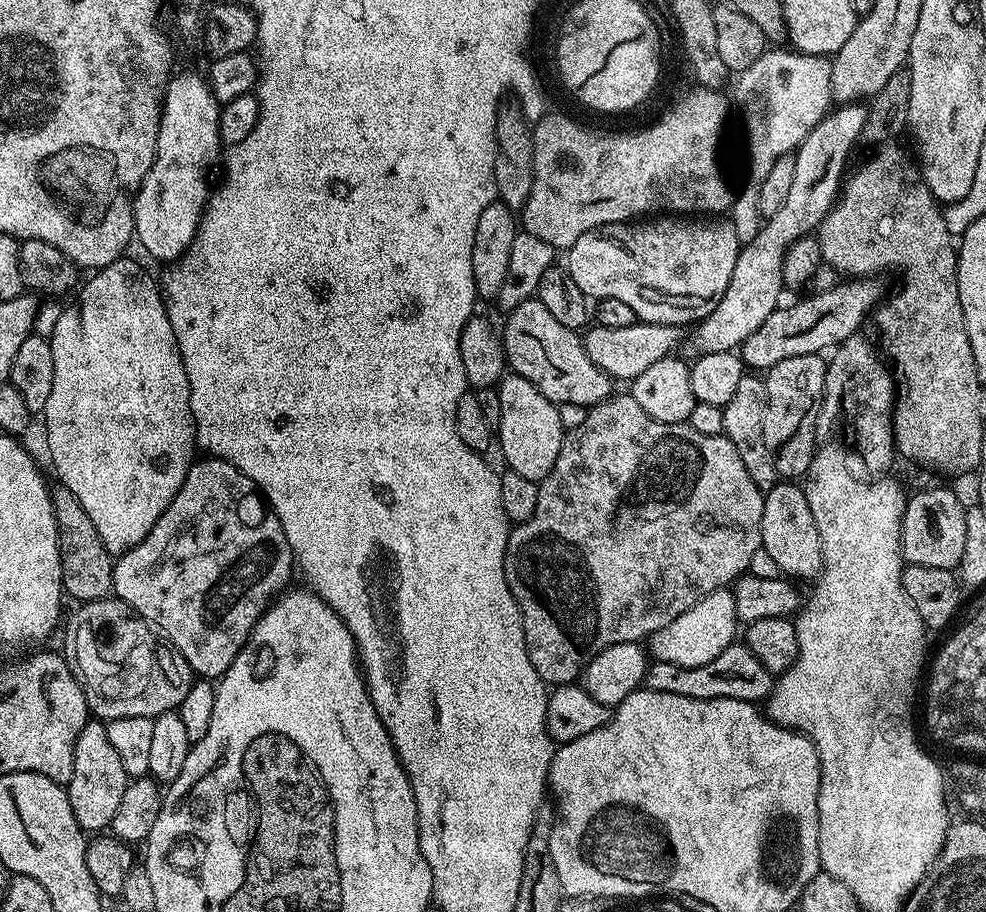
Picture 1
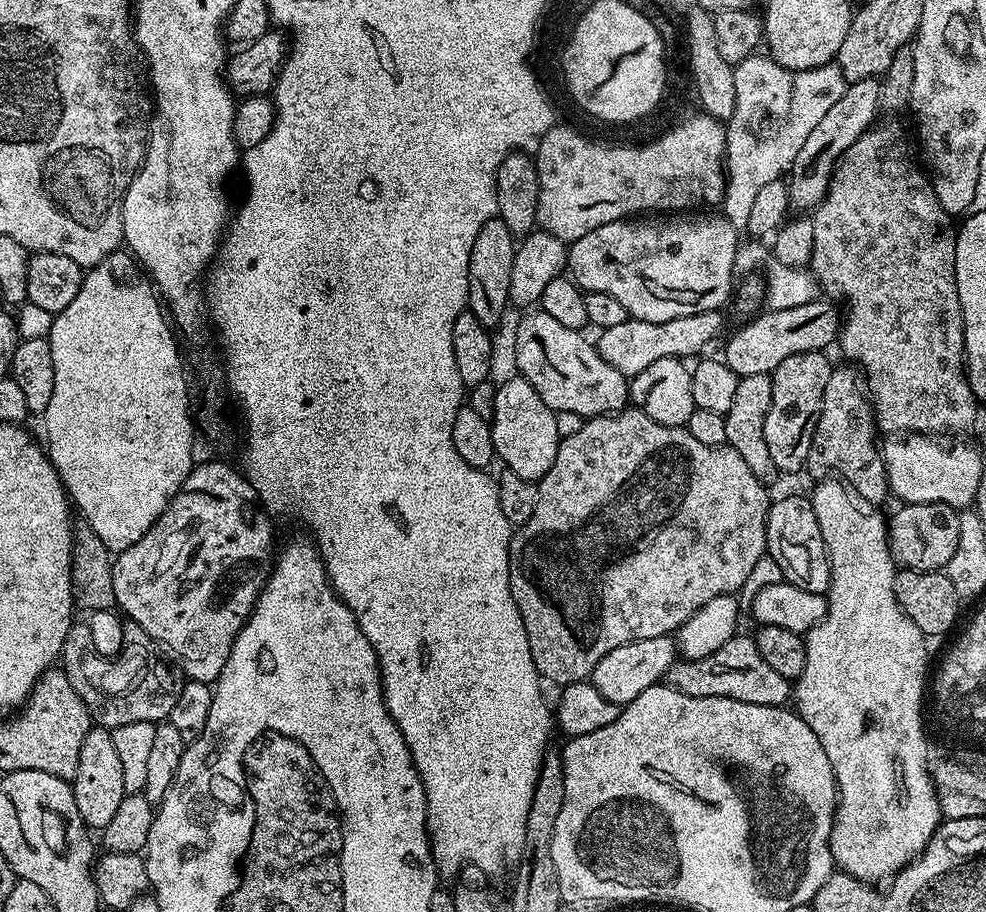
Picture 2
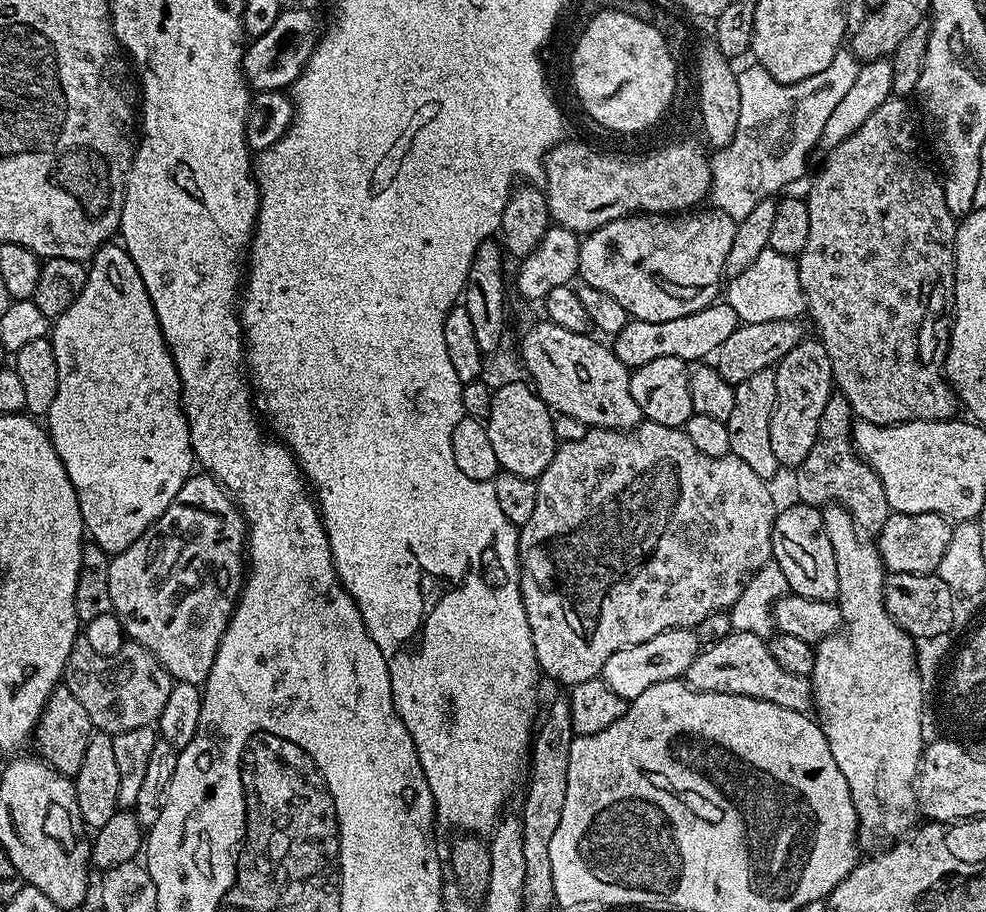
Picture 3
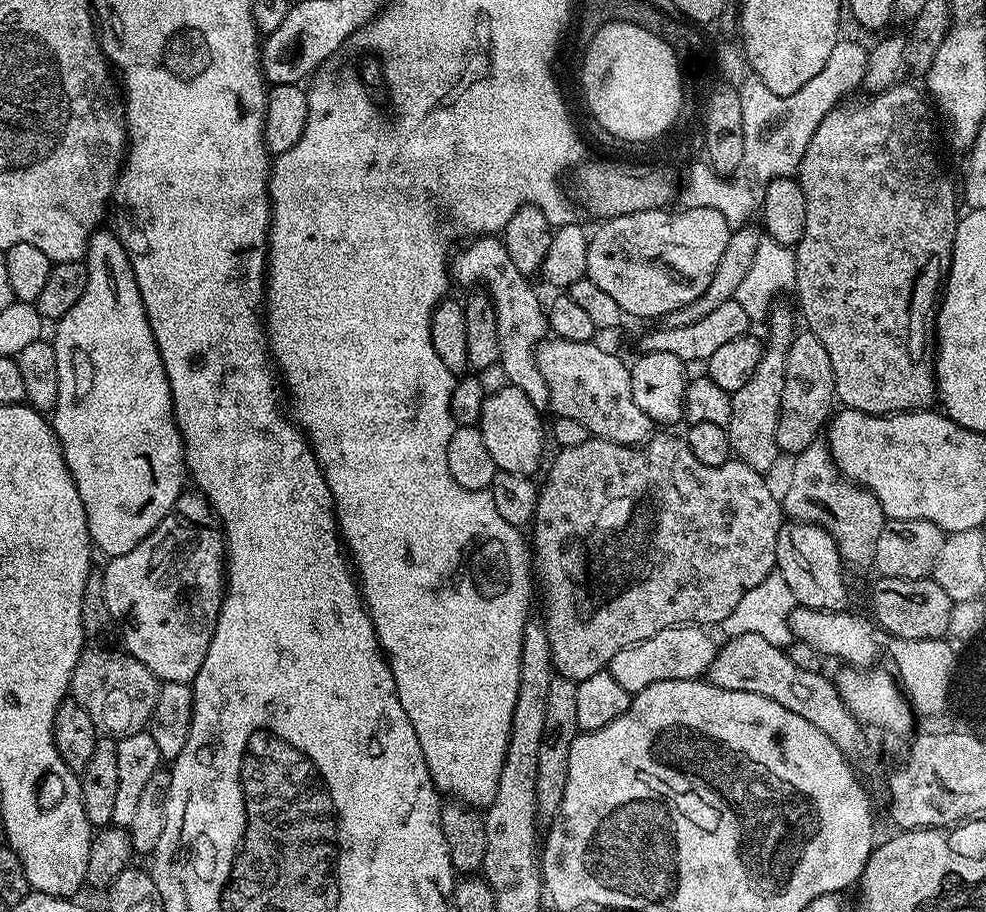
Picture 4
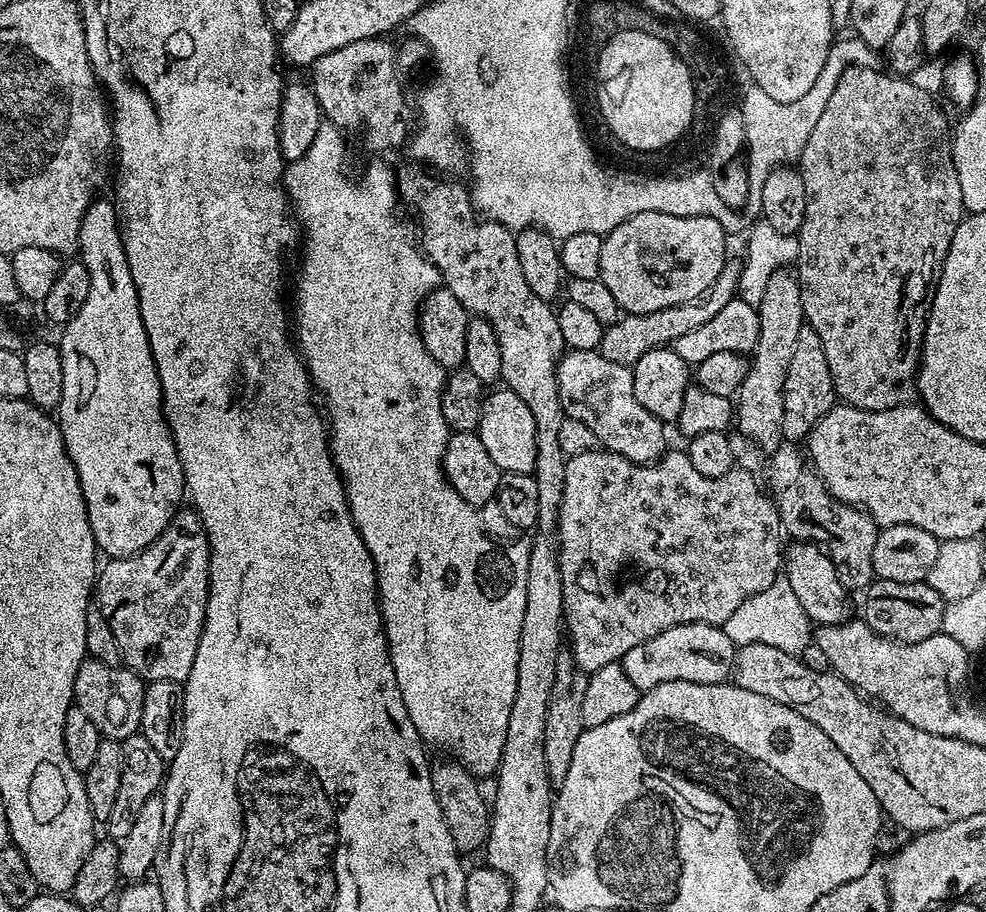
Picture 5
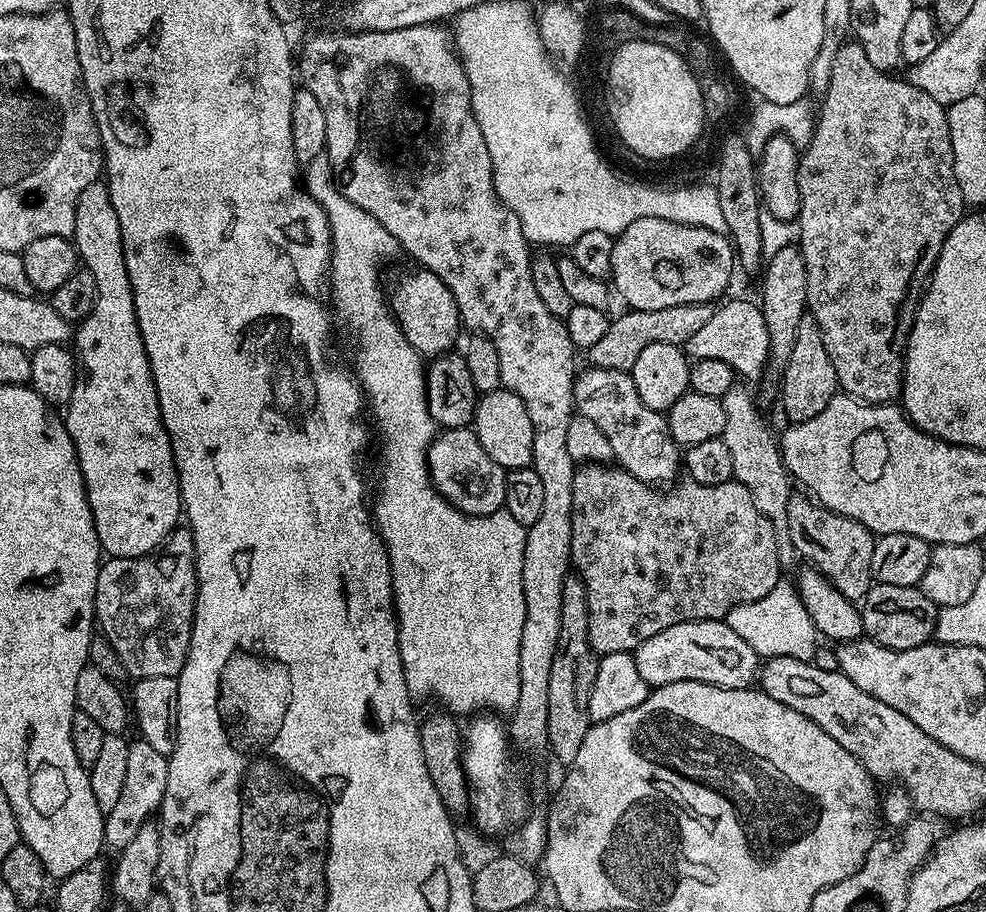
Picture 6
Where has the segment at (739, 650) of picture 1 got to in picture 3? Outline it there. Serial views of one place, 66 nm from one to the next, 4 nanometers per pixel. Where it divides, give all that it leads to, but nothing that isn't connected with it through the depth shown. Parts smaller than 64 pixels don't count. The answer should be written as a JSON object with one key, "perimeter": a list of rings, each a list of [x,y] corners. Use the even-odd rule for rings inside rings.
{"perimeter":[[[731,631],[721,640],[709,643],[697,654],[694,662],[690,662],[682,679],[695,692],[738,694],[758,698],[762,702],[774,702],[774,706],[786,706],[786,710],[807,713],[814,704],[809,677],[782,670],[782,666],[778,666],[777,660],[770,654],[768,640],[758,634]]]}

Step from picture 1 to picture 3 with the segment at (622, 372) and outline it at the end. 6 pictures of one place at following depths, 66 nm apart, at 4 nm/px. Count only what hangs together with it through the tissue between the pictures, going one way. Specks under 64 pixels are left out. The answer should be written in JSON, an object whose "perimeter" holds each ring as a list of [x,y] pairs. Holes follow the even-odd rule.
{"perimeter":[[[713,302],[711,304],[707,304],[705,308],[698,310],[694,314],[686,314],[682,318],[670,318],[670,322],[646,322],[645,320],[629,319],[628,325],[624,327],[624,329],[620,331],[620,333],[611,341],[610,347],[613,354],[615,354],[615,356],[620,359],[620,361],[623,362],[629,370],[635,370],[641,368],[642,366],[646,366],[646,362],[654,362],[654,358],[678,358],[679,360],[683,360],[685,362],[704,362],[715,354],[715,352],[722,346],[722,342],[726,342],[726,338],[730,338],[730,334],[734,334],[734,330],[739,328],[740,325],[741,320],[738,314],[731,309],[730,305],[725,302]]]}

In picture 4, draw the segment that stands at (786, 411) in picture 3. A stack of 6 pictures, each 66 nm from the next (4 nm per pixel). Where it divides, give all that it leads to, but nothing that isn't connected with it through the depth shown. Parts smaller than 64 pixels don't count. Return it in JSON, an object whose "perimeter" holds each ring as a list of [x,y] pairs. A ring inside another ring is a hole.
{"perimeter":[[[797,331],[786,354],[786,382],[782,386],[778,418],[778,446],[781,453],[795,454],[813,444],[829,423],[835,400],[834,370],[830,370],[830,357],[826,355],[826,346],[822,346],[822,342],[813,332]]]}

